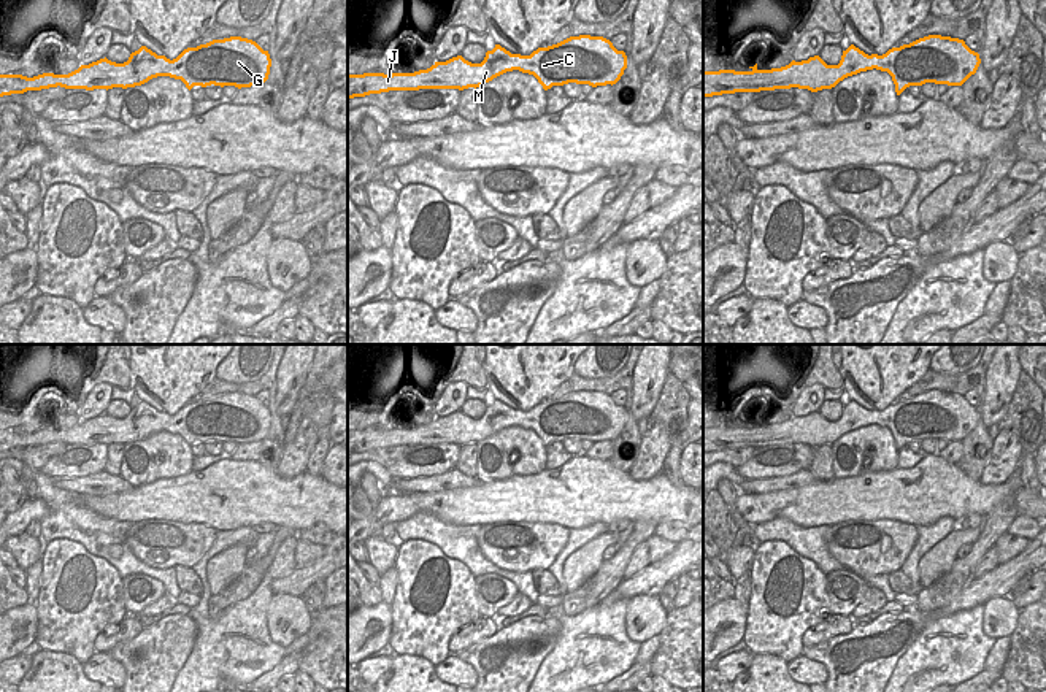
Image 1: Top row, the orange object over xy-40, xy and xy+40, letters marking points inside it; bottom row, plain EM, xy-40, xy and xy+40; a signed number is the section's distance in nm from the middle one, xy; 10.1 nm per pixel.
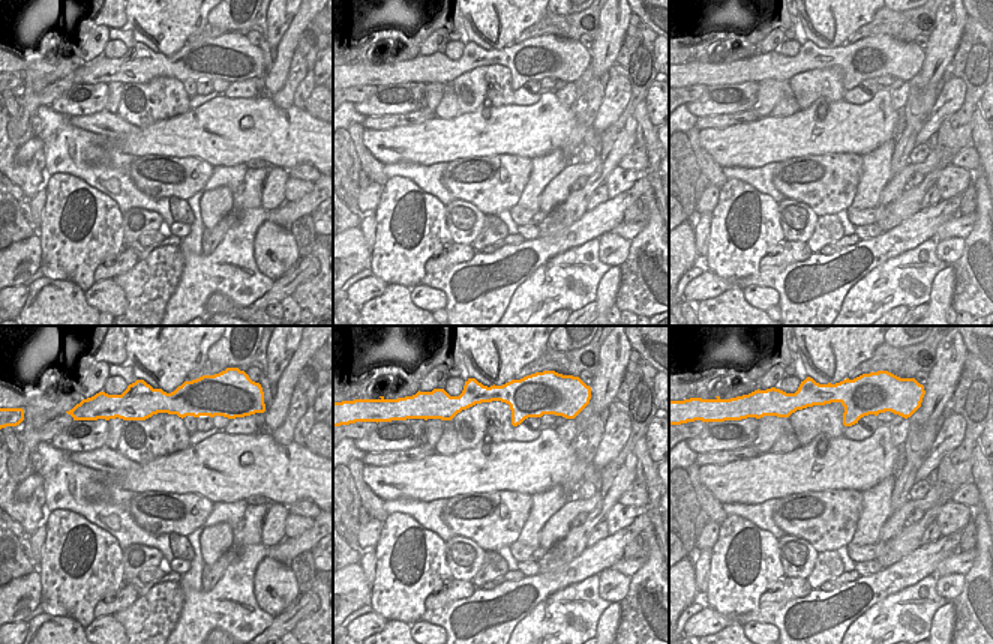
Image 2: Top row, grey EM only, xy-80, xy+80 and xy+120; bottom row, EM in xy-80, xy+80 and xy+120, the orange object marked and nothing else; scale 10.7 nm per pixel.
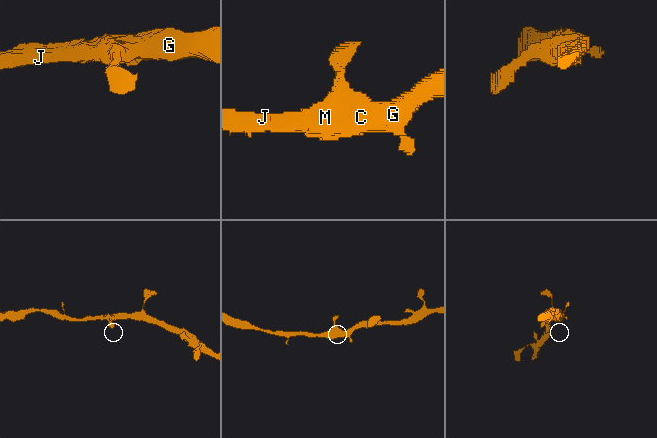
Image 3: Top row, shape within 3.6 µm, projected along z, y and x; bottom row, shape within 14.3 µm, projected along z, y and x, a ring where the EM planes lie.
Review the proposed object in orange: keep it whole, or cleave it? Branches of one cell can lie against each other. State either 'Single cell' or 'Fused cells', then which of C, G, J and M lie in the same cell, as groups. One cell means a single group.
Single cell. Groups: C G J M

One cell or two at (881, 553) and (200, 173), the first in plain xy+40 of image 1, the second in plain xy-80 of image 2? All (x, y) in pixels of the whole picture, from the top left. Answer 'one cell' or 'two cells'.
one cell

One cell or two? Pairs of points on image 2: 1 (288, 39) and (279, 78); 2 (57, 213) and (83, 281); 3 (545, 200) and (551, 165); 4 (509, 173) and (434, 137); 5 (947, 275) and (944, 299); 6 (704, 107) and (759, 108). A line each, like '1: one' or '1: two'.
1: one
2: one
3: two
4: two
5: one
6: two

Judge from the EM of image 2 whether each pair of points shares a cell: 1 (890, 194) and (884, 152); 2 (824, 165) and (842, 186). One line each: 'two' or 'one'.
1: two
2: one

